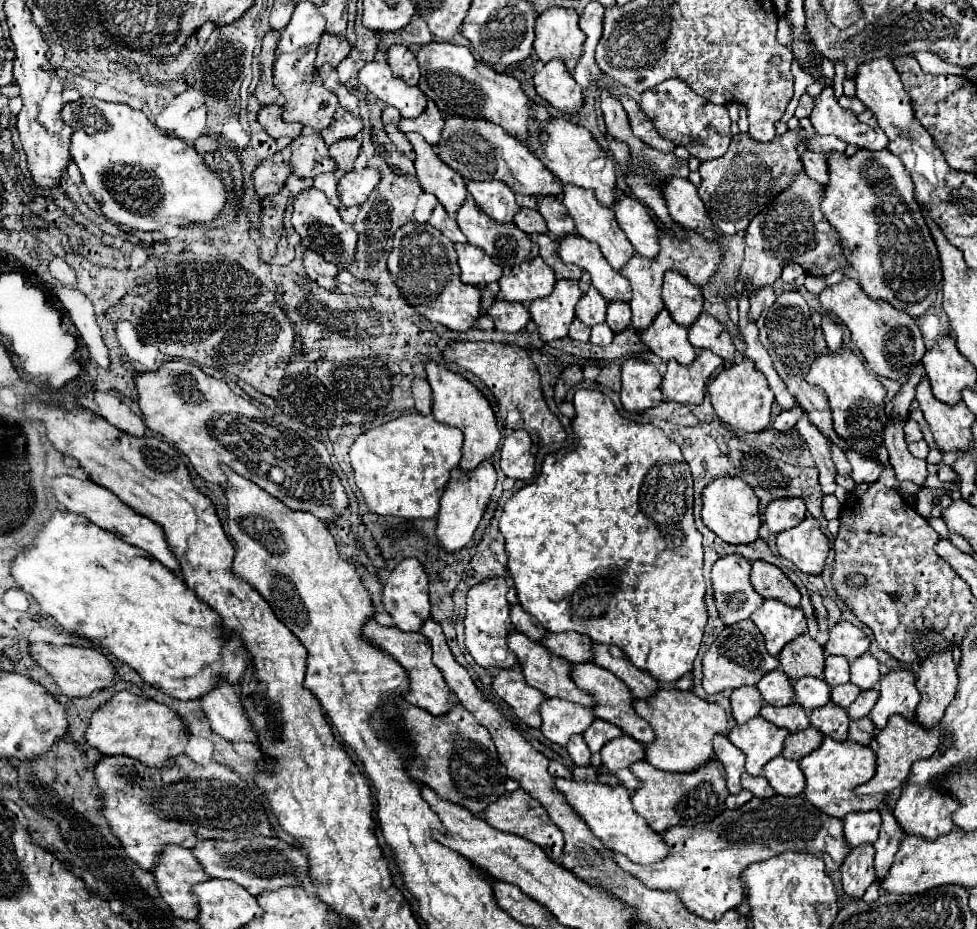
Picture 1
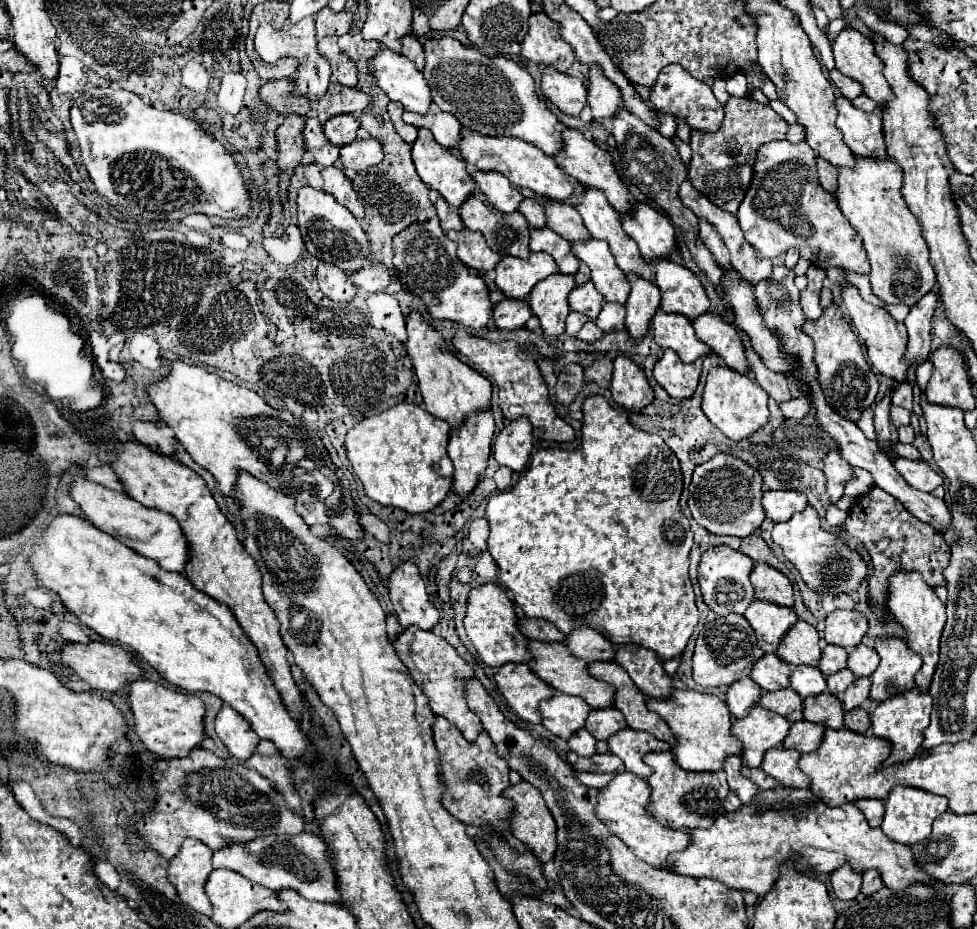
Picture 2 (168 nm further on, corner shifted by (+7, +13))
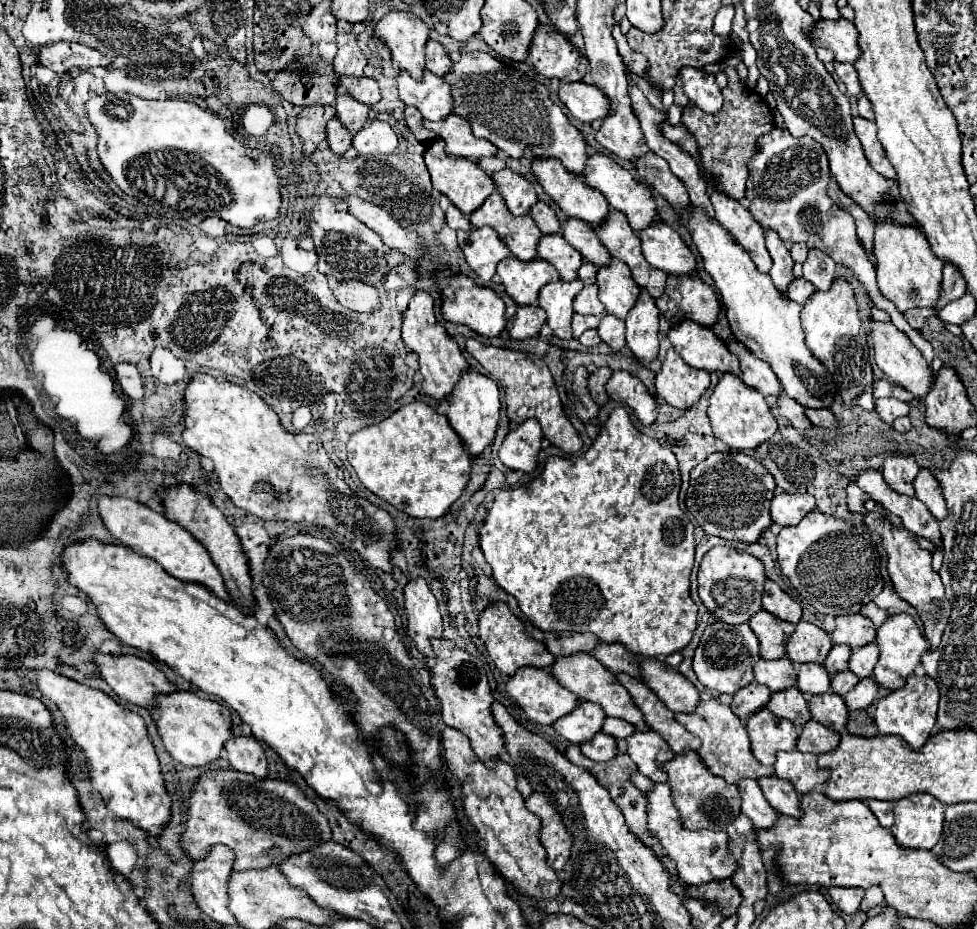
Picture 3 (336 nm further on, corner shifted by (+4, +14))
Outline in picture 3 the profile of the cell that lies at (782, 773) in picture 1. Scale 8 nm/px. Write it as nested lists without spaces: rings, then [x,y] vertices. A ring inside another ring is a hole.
[[[789,751],[789,753],[777,753],[775,755],[775,775],[781,779],[787,779],[793,783],[793,787],[803,795],[819,787],[829,779],[827,769],[817,767],[817,755],[813,753],[801,753],[801,751]]]

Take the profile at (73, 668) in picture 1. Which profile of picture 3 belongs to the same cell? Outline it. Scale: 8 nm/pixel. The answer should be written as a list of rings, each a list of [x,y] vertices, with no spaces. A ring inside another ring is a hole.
[[[95,653],[93,663],[99,669],[99,675],[111,685],[111,689],[117,693],[119,699],[133,703],[133,705],[141,705],[145,709],[149,709],[153,705],[153,697],[157,693],[171,693],[177,691],[175,685],[171,685],[165,675],[149,661],[137,657],[137,655],[105,655],[105,653]]]

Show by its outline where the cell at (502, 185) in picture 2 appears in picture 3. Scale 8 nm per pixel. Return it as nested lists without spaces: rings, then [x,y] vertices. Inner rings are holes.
[[[501,169],[491,175],[497,185],[497,191],[507,203],[511,215],[525,215],[531,205],[537,203],[537,195],[533,185],[519,173],[511,169]]]

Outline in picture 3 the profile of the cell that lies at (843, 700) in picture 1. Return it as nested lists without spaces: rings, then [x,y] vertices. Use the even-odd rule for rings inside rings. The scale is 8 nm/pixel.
[[[847,669],[847,671],[841,671],[841,673],[837,673],[837,675],[831,677],[831,691],[843,697],[843,695],[845,695],[849,689],[853,689],[857,683],[859,683],[859,679]]]

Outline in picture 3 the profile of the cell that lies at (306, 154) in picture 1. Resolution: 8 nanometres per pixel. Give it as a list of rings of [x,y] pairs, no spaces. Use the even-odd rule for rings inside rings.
[[[333,117],[325,127],[325,141],[329,143],[329,149],[335,155],[345,155],[345,151],[351,147],[351,133],[339,123],[337,117]]]

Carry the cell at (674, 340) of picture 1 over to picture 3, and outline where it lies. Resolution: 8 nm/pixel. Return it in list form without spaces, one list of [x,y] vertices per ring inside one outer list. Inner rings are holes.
[[[681,321],[679,325],[671,327],[667,333],[673,349],[681,355],[681,359],[705,371],[721,371],[739,375],[739,361],[727,349],[727,345],[705,325],[697,325],[693,321]]]

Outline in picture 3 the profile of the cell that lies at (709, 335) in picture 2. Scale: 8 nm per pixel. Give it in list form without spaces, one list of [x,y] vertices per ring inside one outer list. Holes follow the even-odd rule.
[[[727,341],[727,345],[729,345],[729,351],[735,357],[739,357],[741,381],[745,385],[757,389],[763,395],[771,395],[771,397],[777,397],[783,391],[781,383],[773,375],[773,369],[769,369],[769,365],[765,365],[765,361],[757,361],[757,357],[753,357],[753,353],[749,353],[749,349],[741,347],[739,341]]]

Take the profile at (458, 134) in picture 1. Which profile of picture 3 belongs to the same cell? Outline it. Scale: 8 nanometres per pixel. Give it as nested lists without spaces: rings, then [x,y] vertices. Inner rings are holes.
[[[537,157],[537,159],[531,159],[529,169],[531,169],[531,173],[535,175],[535,179],[539,181],[539,185],[543,187],[543,191],[545,191],[569,217],[583,219],[583,221],[587,221],[589,225],[599,225],[599,223],[607,217],[607,215],[605,215],[605,213],[609,211],[607,199],[605,199],[597,189],[589,187],[589,185],[583,181],[581,175],[575,175],[575,173],[565,171],[563,165],[561,165],[561,161],[553,159],[553,157],[551,157],[551,159],[541,159],[541,157]]]

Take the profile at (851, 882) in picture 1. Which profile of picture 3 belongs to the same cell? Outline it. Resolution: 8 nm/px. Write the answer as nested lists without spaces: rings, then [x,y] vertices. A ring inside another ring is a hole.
[[[831,887],[829,895],[833,903],[843,911],[843,913],[855,913],[861,905],[861,899],[865,895],[863,889],[849,889],[849,887]]]

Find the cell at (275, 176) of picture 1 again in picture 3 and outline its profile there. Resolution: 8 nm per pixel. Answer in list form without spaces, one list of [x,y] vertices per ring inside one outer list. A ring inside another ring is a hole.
[[[313,105],[313,107],[305,107],[299,113],[295,133],[299,135],[299,139],[303,143],[303,157],[309,157],[317,149],[317,145],[325,139],[325,125],[333,117],[335,117],[333,105],[329,105],[329,107]]]

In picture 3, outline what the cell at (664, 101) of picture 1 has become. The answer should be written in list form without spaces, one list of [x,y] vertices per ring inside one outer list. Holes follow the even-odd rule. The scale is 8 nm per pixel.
[[[683,67],[679,71],[683,81],[683,93],[689,97],[689,101],[699,107],[705,113],[717,113],[723,105],[723,95],[719,85],[715,83],[713,73],[705,73],[703,69]]]

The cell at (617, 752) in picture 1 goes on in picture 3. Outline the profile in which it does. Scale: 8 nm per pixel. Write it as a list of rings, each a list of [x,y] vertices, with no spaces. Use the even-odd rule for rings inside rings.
[[[635,731],[629,735],[627,755],[651,781],[667,781],[667,773],[661,769],[661,765],[675,757],[665,739],[655,731]]]

